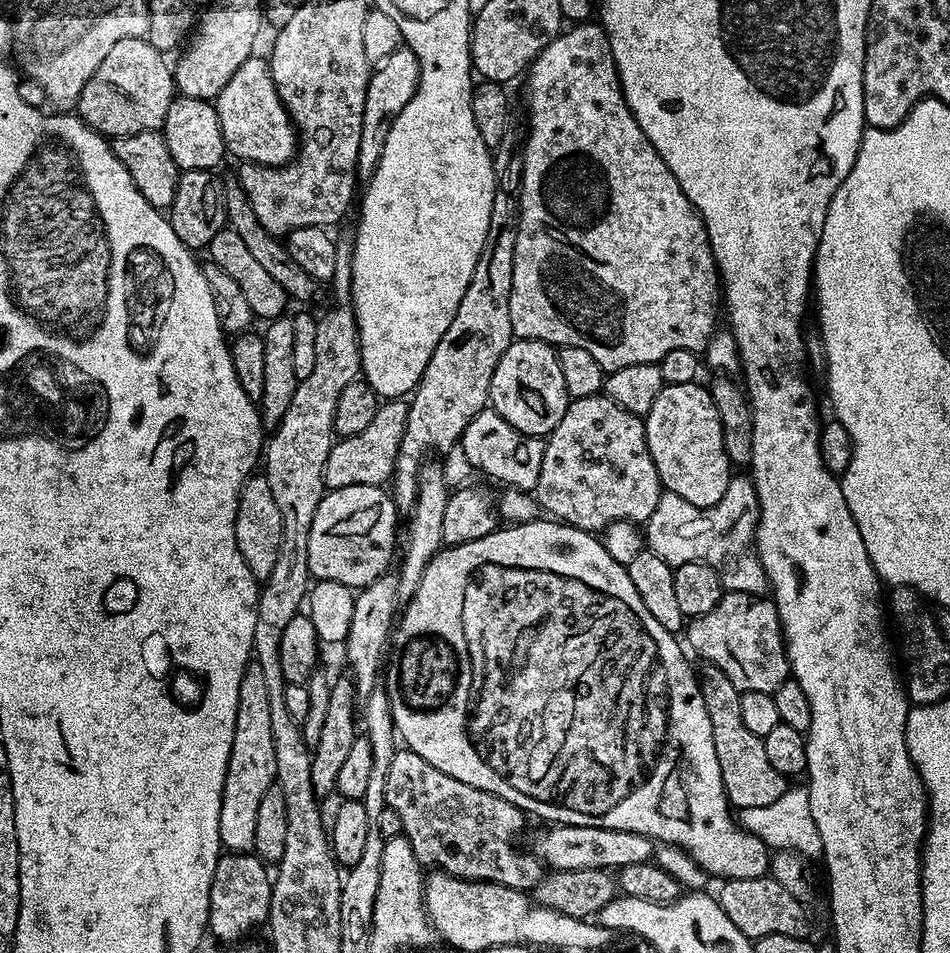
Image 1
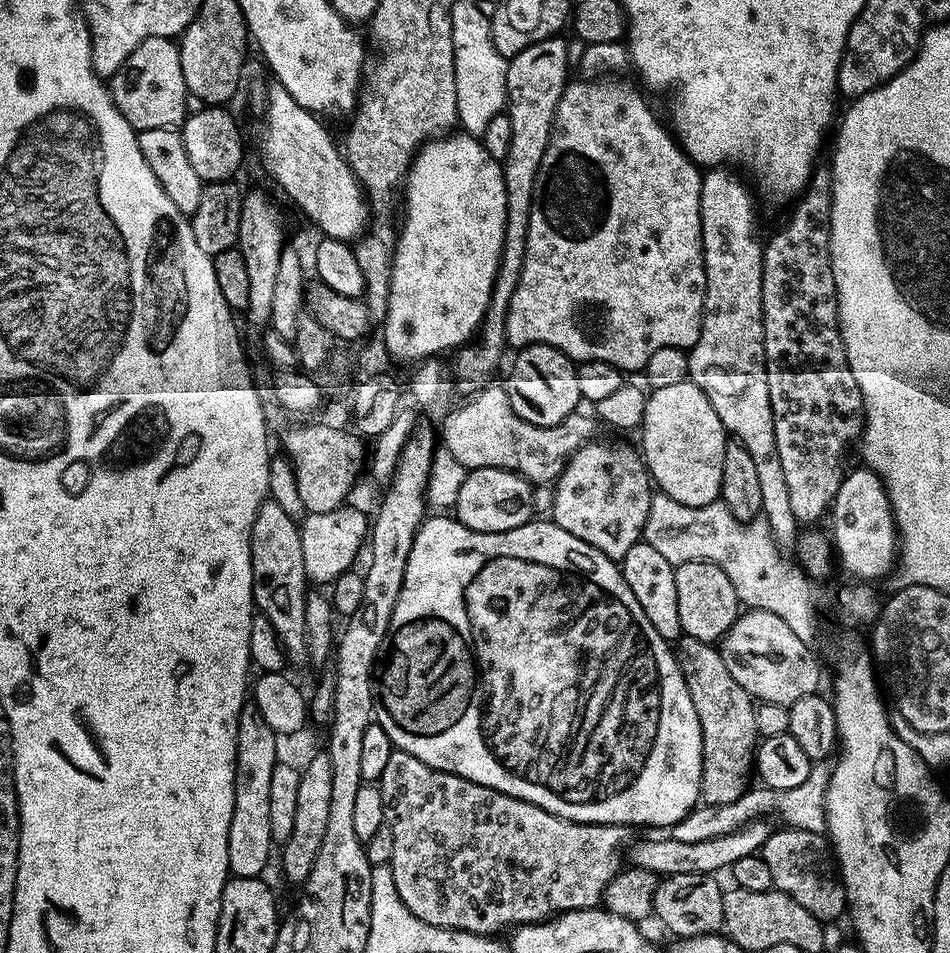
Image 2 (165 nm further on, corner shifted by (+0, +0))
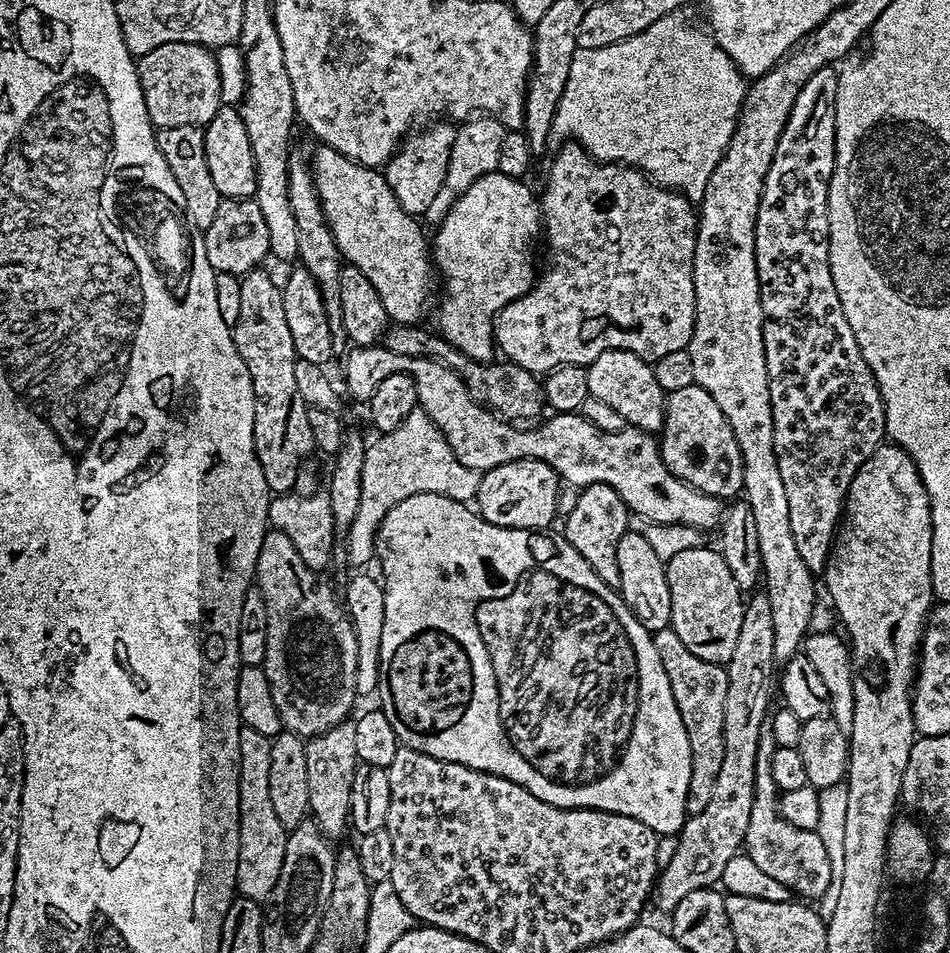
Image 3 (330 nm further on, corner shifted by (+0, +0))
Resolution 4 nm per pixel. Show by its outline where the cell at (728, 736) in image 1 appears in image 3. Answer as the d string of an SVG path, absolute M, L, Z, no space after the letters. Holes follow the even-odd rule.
M669 626L652 633L654 650L658 650L658 658L662 658L662 670L666 670L666 678L670 678L670 690L674 694L674 702L678 706L678 714L682 714L682 726L686 726L686 738L690 742L690 766L686 773L688 797L684 803L688 816L702 814L702 810L710 802L710 794L714 794L714 782L718 778L718 770L722 766L724 753L724 723L726 722L726 682L728 669L723 664L706 662L698 658L691 650L686 650L682 638L674 634Z

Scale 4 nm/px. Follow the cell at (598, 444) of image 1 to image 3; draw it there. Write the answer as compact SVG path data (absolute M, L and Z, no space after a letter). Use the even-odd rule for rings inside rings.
M591 484L588 488L579 489L576 501L564 520L562 535L565 540L590 562L594 574L602 578L610 587L619 589L620 579L618 578L618 542L630 531L630 513L618 490L614 490L605 484Z

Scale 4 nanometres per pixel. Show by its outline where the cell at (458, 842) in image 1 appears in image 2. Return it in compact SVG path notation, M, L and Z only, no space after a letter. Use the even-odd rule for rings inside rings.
M392 751L390 762L380 775L378 787L382 794L384 822L390 826L390 830L394 834L394 854L390 867L394 874L394 886L398 886L398 898L402 898L402 902L406 902L406 910L410 910L410 914L414 914L414 918L422 918L422 922L430 922L430 926L470 930L474 934L496 936L507 924L512 924L511 926L537 924L539 920L559 916L561 912L577 912L595 908L603 901L606 886L621 872L622 865L626 860L626 849L634 840L631 827L622 824L579 824L573 820L555 816L530 802L519 800L510 794L502 794L490 786L470 782L453 772L443 772L432 768L426 762L414 758L414 754L409 752Z

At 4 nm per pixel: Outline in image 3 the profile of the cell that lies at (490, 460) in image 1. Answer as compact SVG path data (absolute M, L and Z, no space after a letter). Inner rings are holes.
M352 346L347 349L347 356L348 361L344 364L344 380L348 383L349 394L360 402L367 402L370 399L373 388L378 386L378 382L382 382L382 378L386 378L386 374L408 372L410 378L414 378L414 386L418 390L419 411L425 412L434 422L434 426L438 426L438 430L444 435L450 448L454 450L458 462L462 462L462 466L470 466L470 470L483 474L494 466L506 466L506 462L537 460L546 462L546 466L553 468L565 485L573 484L573 489L588 488L591 484L605 484L618 490L629 513L636 515L637 512L642 518L641 521L644 522L685 524L687 528L703 530L703 528L715 529L722 519L721 501L715 496L704 495L697 488L691 488L685 480L679 480L660 456L657 437L651 432L643 432L641 428L631 426L626 426L621 432L598 430L598 426L594 426L579 411L549 415L550 418L545 424L517 426L478 403L469 394L468 387L462 382L462 378L458 378L454 370L450 370L444 364L439 364L436 360L422 356L399 356L382 346L371 348Z

